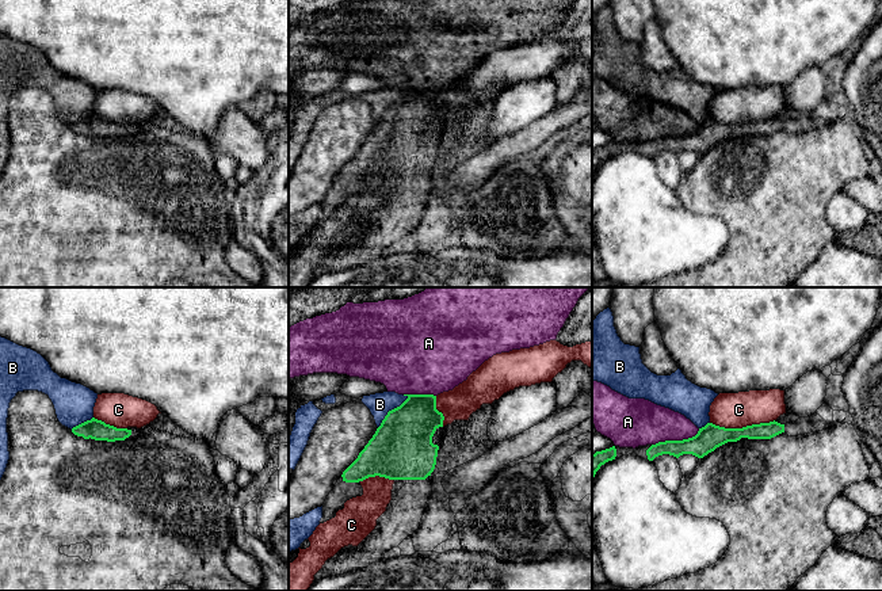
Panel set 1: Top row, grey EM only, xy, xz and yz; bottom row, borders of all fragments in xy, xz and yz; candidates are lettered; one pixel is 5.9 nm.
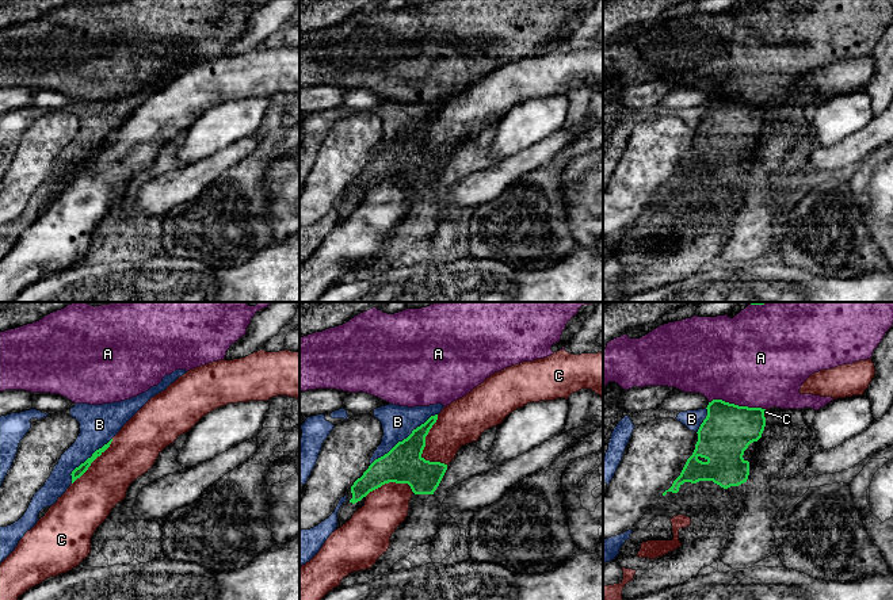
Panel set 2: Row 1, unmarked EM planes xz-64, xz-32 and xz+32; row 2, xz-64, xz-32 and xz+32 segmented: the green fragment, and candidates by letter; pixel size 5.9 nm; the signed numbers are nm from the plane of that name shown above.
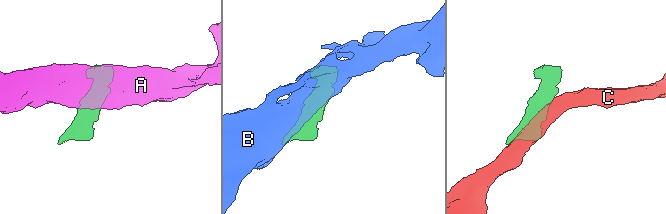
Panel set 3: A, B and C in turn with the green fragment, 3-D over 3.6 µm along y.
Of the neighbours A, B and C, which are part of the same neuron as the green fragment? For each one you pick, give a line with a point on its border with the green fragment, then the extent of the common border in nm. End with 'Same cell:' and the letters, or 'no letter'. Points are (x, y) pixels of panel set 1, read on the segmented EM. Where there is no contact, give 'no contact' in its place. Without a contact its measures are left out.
Same cell: no letter

